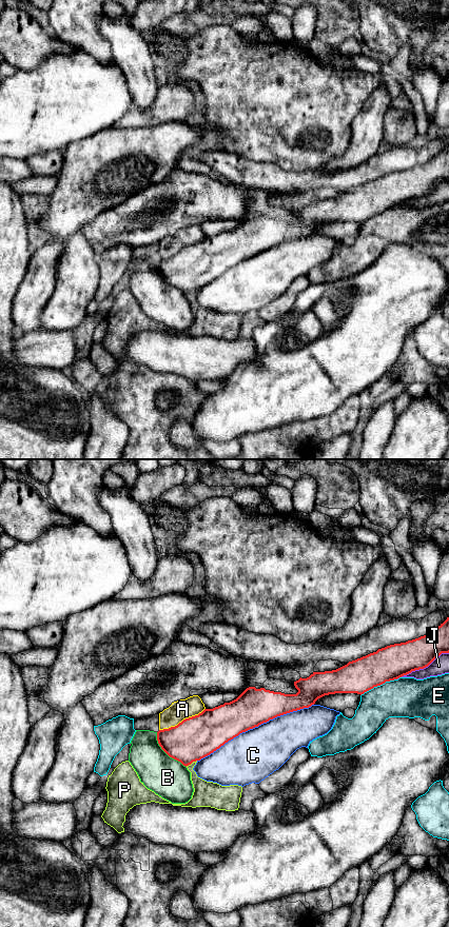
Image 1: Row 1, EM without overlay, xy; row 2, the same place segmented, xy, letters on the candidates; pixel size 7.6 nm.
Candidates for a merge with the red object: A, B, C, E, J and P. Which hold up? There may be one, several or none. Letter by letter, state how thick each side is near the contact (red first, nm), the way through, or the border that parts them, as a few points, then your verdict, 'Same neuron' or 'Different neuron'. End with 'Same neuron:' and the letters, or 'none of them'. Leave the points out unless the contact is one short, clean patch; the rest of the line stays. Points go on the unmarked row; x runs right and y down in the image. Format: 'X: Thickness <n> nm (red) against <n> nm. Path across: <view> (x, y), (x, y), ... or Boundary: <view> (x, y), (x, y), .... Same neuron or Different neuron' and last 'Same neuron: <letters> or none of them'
A: Thickness 320 nm (red) against 150 nm. Different neuron
B: Thickness 320 nm (red) against 300 nm. Different neuron
C: Thickness 280 nm (red) against 380 nm. Different neuron
E: Thickness 260 nm (red) against 300 nm. Different neuron
J: Thickness 260 nm (red) against 130 nm. Different neuron
P: Thickness 320 nm (red) against 180 nm. Different neuron
Same neuron: none of them

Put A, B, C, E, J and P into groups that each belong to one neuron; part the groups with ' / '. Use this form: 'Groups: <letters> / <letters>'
Groups: A J / B / C / E / P

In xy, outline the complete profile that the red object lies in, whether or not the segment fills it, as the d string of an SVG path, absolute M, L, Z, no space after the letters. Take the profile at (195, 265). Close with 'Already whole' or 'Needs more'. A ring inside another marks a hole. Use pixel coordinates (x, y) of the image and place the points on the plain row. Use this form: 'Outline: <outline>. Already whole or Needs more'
Outline: M447 145L443 152L430 159L427 163L408 169L406 171L394 172L378 177L376 180L349 190L347 193L336 198L313 200L307 206L300 205L298 209L294 210L294 214L298 218L296 222L285 222L281 220L266 218L265 216L256 217L255 215L249 215L236 228L230 231L224 231L223 233L213 237L204 237L198 243L186 246L175 255L159 258L157 260L157 269L161 277L170 285L180 290L187 295L193 290L200 289L201 287L210 283L226 271L238 264L240 261L258 255L270 248L304 236L309 236L314 233L318 226L325 223L335 221L357 221L362 223L374 215L385 212L386 210L397 208L411 201L412 199L428 195L442 181L449 181L449 145Z. Already whole

